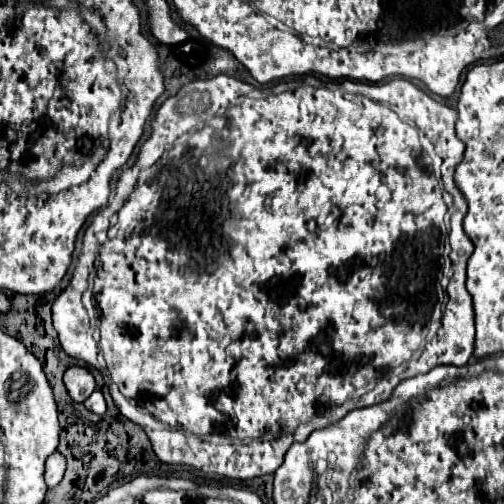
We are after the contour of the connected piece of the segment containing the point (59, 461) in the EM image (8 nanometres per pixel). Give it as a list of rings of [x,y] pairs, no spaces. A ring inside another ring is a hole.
[[[54,452],[48,460],[46,460],[46,472],[44,472],[44,480],[46,480],[46,486],[48,488],[54,488],[62,476],[64,476],[64,470],[66,470],[66,460],[60,452]]]

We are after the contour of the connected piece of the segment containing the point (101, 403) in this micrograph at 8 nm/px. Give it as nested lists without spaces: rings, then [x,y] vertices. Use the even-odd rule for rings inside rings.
[[[94,390],[92,396],[84,402],[84,406],[88,410],[92,410],[94,414],[104,414],[106,412],[106,400],[104,400],[104,394],[100,390]]]

